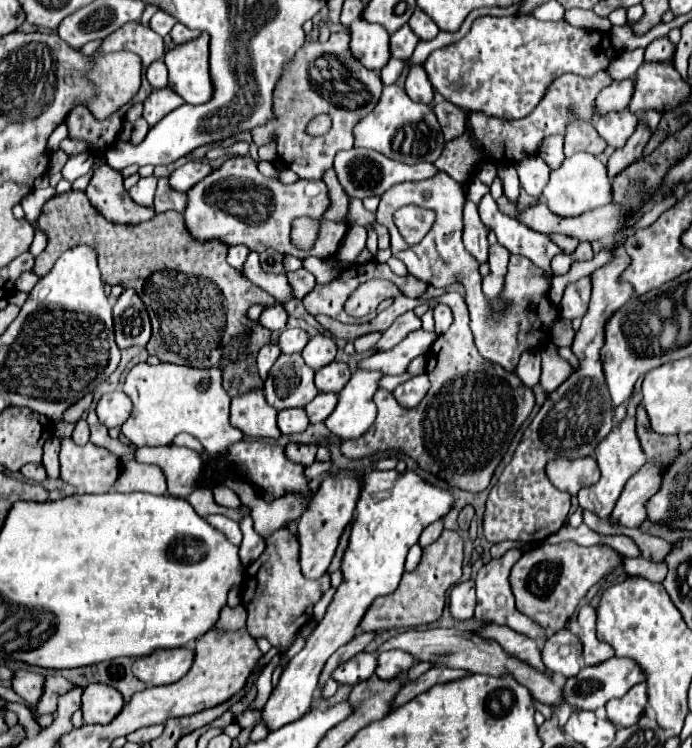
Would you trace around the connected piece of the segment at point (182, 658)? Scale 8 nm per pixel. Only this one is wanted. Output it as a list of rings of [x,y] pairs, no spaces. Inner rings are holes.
[[[191,648],[155,650],[149,656],[137,658],[133,662],[133,674],[147,686],[165,686],[181,680],[193,664]]]

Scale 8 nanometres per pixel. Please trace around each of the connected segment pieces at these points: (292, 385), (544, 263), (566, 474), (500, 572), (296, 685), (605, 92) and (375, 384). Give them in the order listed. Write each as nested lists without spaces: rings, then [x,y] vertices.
[[[281,354],[263,382],[267,402],[275,410],[305,406],[319,394],[313,376],[315,370],[305,364],[301,354]]]
[[[485,194],[479,202],[479,216],[481,222],[497,234],[499,244],[505,246],[511,254],[521,254],[545,272],[551,272],[549,262],[555,254],[561,252],[561,248],[557,248],[549,236],[533,232],[515,218],[503,214],[491,194]]]
[[[593,456],[577,460],[555,458],[553,462],[547,462],[545,474],[549,474],[553,486],[557,486],[563,492],[569,492],[571,496],[575,496],[585,486],[593,486],[599,478],[597,462]]]
[[[511,548],[509,552],[505,552],[505,556],[491,560],[489,564],[485,564],[479,574],[477,574],[477,608],[475,608],[475,620],[483,620],[483,622],[493,622],[493,624],[505,624],[513,630],[517,630],[519,634],[525,634],[529,638],[535,638],[535,642],[543,644],[545,642],[545,630],[533,622],[529,616],[521,614],[515,606],[515,598],[511,594],[511,586],[509,586],[509,570],[511,566],[523,556],[523,550],[519,548]]]
[[[371,470],[363,474],[363,490],[357,502],[357,518],[351,526],[349,544],[341,560],[343,580],[327,608],[327,616],[323,616],[315,632],[307,638],[305,648],[289,660],[279,678],[279,684],[273,688],[267,704],[263,706],[261,720],[269,732],[293,720],[299,720],[305,712],[309,712],[327,658],[355,636],[355,630],[369,604],[377,596],[391,594],[399,586],[399,580],[405,572],[405,556],[409,546],[417,544],[421,532],[435,520],[447,516],[453,506],[455,498],[449,490],[425,482],[413,470]]]
[[[633,78],[605,86],[595,100],[595,118],[605,116],[611,110],[625,110],[631,100],[631,94],[633,94]]]
[[[357,370],[347,386],[339,392],[335,412],[325,420],[327,428],[341,440],[359,438],[373,424],[377,410],[373,394],[379,390],[379,370]]]

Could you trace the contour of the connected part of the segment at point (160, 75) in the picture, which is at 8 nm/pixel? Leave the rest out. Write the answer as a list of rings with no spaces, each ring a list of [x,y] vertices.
[[[157,60],[147,68],[147,80],[153,88],[169,86],[169,72],[167,72],[167,66],[163,60]]]

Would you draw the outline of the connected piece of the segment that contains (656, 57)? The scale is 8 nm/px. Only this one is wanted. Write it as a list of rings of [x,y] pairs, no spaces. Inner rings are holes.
[[[659,38],[651,42],[649,48],[645,50],[645,60],[647,62],[665,62],[673,58],[673,52],[675,52],[675,46],[669,42],[669,38]]]

